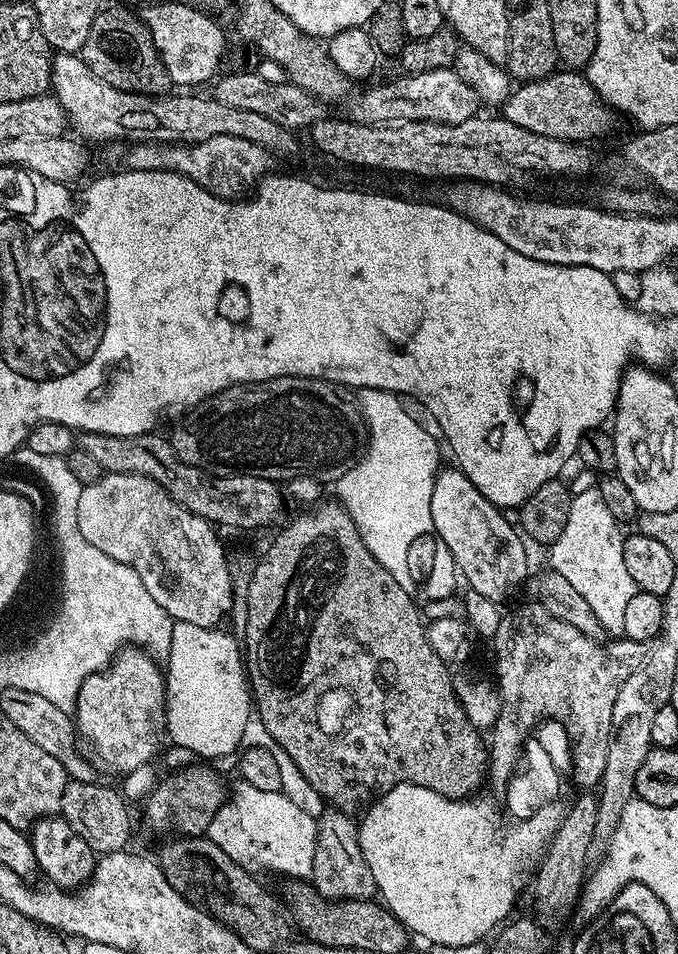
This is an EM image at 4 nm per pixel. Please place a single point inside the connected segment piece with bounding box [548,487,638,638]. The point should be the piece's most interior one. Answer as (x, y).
(588, 553)

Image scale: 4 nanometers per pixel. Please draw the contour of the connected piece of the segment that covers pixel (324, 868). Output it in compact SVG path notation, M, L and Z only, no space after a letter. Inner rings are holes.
M328 810L319 818L310 883L328 900L370 900L377 895L374 874L370 874L370 866L366 866L366 858L360 852L357 821L349 813Z

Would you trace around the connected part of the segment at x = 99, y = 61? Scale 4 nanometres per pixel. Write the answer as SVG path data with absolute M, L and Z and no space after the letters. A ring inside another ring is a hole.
M105 6L93 15L84 33L84 44L78 55L90 66L90 74L110 82L118 90L137 92L143 96L163 96L173 87L166 66L152 41L150 30L135 11Z

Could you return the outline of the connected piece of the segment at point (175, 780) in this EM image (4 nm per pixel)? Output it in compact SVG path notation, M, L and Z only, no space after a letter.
M192 762L185 768L177 770L173 776L162 779L155 785L155 788L143 801L144 820L148 823L148 828L152 832L169 832L167 835L172 838L182 836L203 836L210 826L211 819L214 818L219 808L224 805L226 799L226 788L224 790L224 780L212 768L207 768L207 763Z

